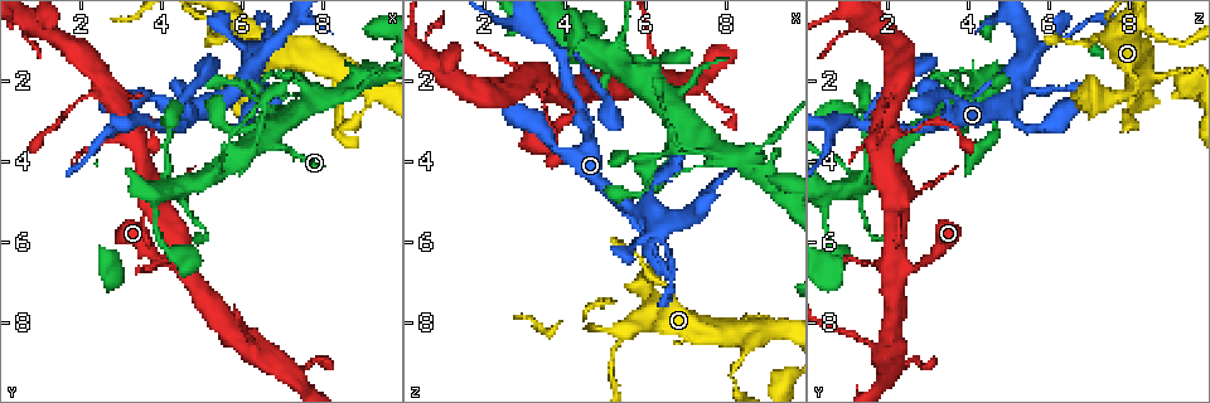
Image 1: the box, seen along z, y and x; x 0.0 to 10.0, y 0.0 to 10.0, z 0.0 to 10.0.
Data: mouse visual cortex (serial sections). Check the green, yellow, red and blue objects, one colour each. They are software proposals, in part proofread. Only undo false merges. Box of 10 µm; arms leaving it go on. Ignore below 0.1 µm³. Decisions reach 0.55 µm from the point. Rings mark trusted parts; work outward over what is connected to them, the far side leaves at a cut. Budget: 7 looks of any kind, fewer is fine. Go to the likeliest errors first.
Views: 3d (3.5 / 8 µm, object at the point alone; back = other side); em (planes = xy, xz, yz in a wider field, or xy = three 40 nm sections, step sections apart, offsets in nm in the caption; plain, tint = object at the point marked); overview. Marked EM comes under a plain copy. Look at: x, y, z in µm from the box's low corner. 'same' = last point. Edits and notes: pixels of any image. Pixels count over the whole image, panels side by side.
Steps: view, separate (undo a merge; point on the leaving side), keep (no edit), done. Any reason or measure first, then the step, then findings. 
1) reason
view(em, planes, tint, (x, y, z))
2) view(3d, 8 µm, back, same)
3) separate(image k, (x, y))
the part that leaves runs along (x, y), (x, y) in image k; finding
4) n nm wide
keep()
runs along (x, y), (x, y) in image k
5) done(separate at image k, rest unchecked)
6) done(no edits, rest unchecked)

thin neck
view(3d, 8 µm, (4.55, 6.70, 2.40))

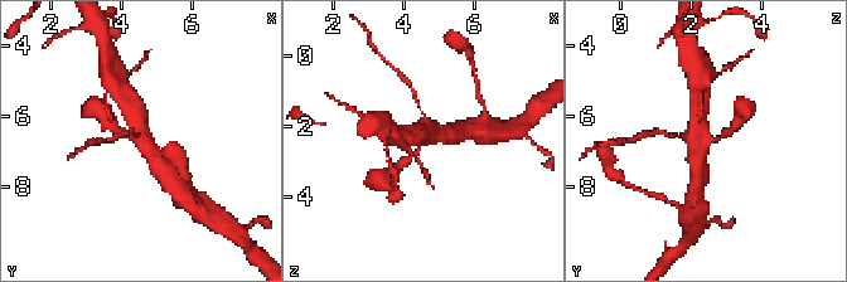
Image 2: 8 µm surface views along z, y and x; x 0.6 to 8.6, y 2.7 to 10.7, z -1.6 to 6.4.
view(3d, 3.5 µm, same)

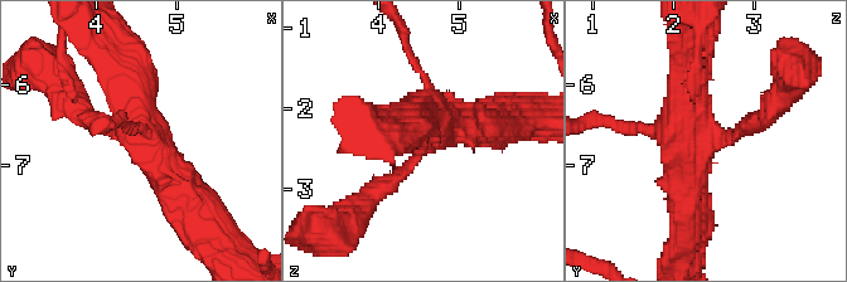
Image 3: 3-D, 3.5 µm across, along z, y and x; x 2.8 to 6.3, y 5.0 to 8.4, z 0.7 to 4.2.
4 arms; arms of 200, 250, 450, 500 nm; need the tissue
view(em, xy, step 3, tint, (4.55, 6.65, 2.50))

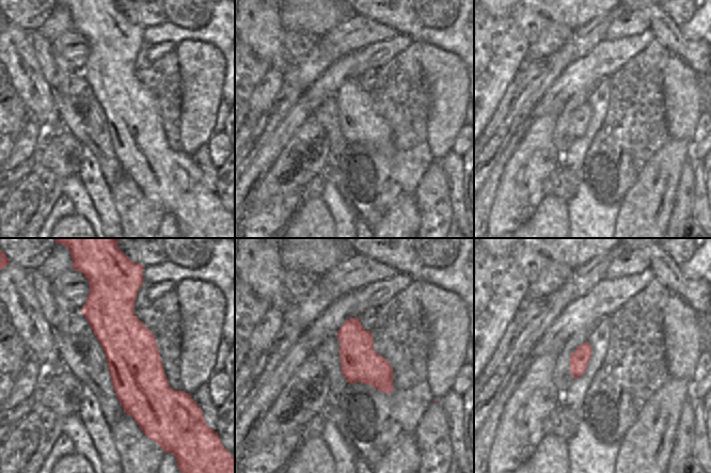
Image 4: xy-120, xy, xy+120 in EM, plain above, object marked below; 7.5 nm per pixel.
keep()
all the same cell

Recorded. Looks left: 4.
abrupt turn
view(3d, 8 µm, (8.20, 1.80, 9.40))

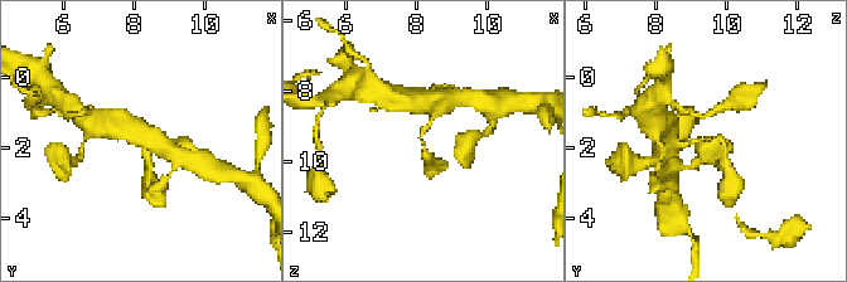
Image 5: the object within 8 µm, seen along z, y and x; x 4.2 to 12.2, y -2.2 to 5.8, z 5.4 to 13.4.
arms of 200, 300 nm
view(em, xy, step 5, tint, same)

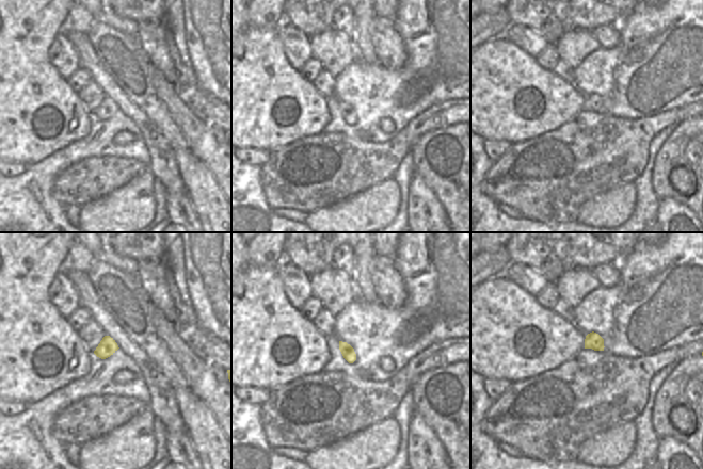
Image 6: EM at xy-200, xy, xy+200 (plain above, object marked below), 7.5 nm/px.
100 nm wide
keep()
runs along (673, 140), (717, 137), (726, 156) in image 5; all the same cell

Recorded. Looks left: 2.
sudden change in width
view(3d, 3.5 µm, (7.40, 2.35, 4.10))

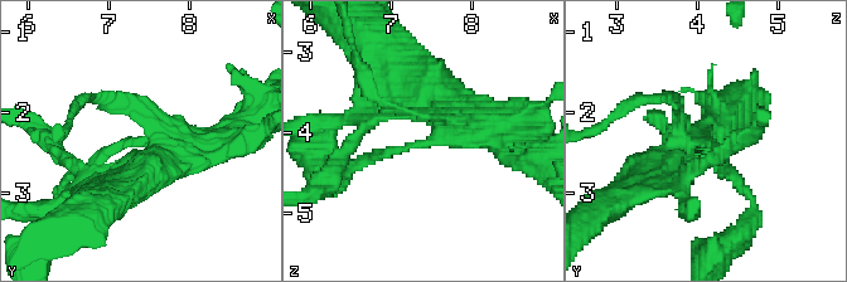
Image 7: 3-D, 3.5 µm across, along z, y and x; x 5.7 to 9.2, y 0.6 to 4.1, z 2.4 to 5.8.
shape alone is not enough
view(em, planes, tint, (7.35, 2.35, 4.15))

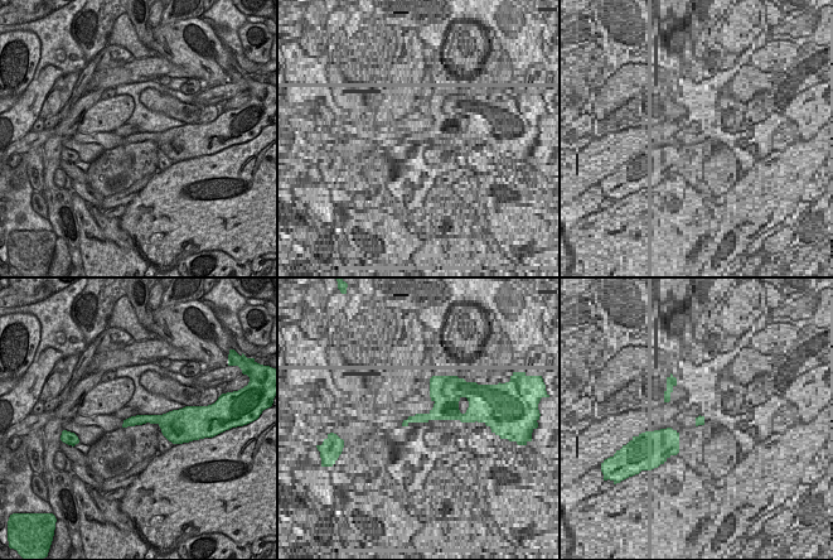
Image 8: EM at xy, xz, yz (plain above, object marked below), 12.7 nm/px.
keep()
all the same cell

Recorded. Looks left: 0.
done(no edits, rest unchecked)

